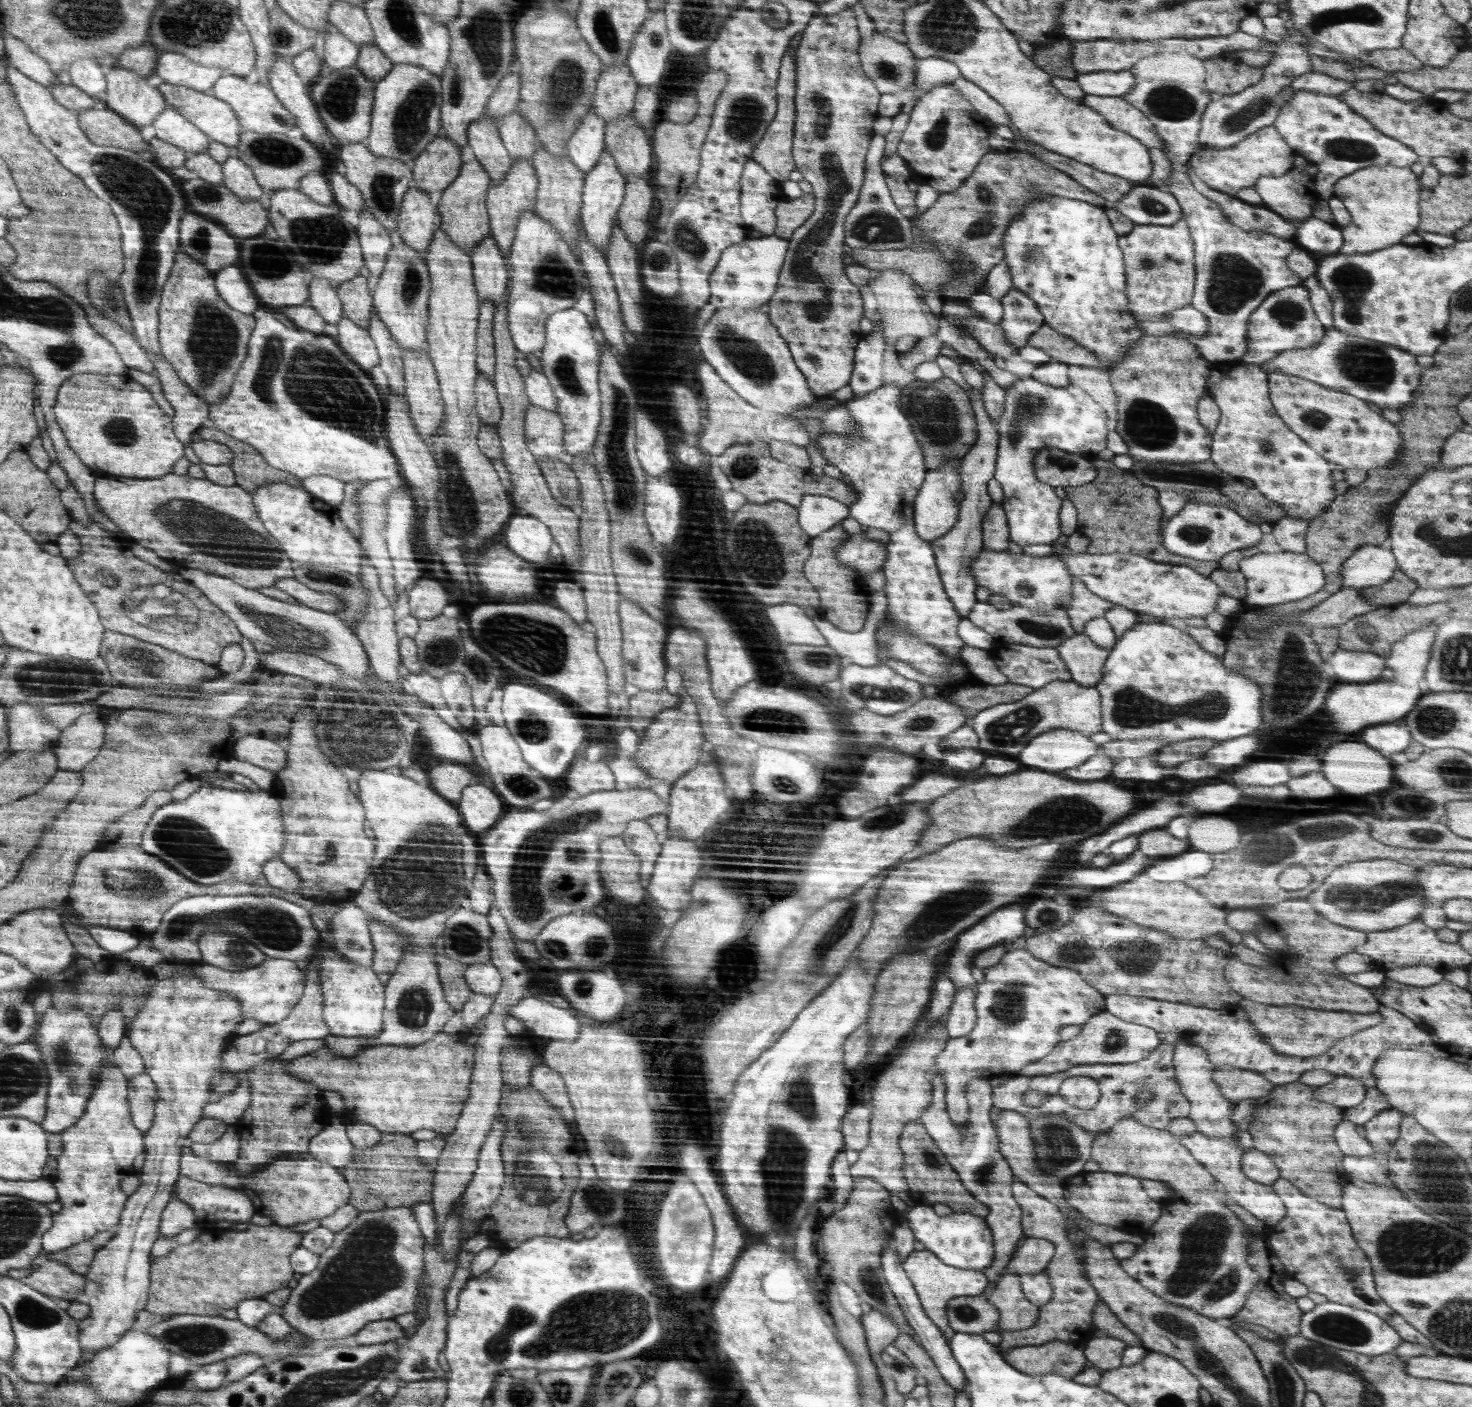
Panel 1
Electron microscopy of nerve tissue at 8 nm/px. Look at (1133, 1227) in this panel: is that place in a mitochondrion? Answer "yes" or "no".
no

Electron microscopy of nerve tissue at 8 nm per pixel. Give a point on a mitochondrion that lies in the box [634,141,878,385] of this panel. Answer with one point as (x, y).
(687, 237)

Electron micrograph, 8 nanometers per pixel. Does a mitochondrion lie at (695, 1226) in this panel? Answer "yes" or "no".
yes

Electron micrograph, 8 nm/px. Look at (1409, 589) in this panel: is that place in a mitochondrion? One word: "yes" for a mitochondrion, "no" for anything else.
no

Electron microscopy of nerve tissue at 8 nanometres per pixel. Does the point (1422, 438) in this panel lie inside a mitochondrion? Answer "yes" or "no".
no

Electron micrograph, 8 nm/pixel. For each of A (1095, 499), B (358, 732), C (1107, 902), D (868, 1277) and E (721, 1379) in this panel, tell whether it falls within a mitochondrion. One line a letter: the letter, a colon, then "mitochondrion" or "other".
A: other
B: mitochondrion
C: other
D: mitochondrion
E: other

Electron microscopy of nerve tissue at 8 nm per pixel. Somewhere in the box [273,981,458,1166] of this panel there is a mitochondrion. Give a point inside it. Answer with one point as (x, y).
(414, 1007)

